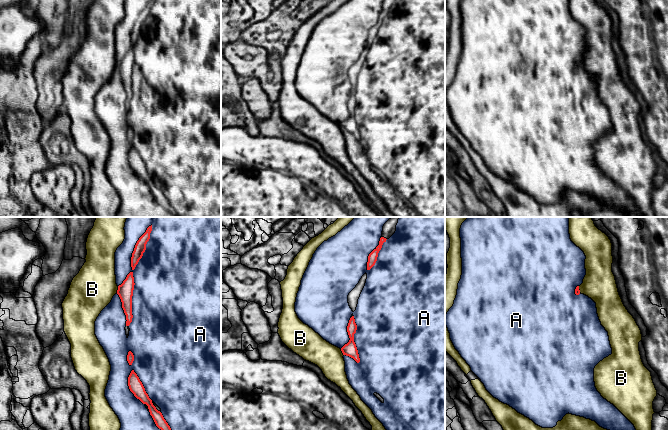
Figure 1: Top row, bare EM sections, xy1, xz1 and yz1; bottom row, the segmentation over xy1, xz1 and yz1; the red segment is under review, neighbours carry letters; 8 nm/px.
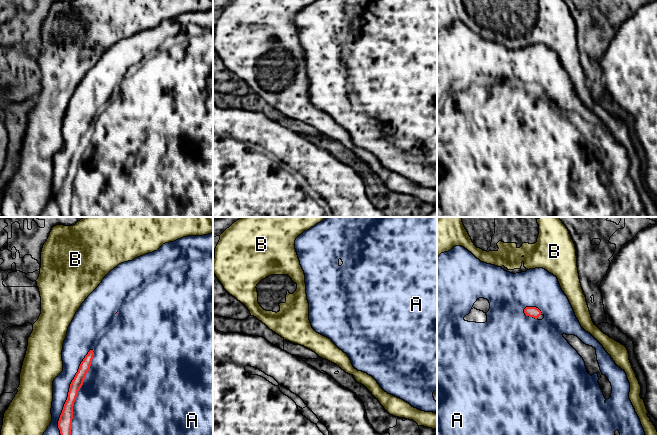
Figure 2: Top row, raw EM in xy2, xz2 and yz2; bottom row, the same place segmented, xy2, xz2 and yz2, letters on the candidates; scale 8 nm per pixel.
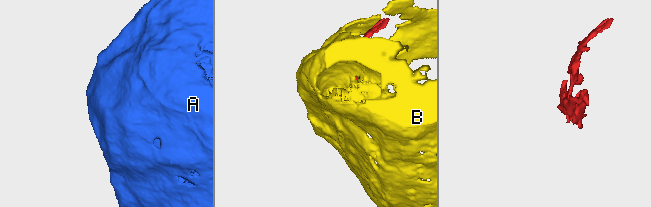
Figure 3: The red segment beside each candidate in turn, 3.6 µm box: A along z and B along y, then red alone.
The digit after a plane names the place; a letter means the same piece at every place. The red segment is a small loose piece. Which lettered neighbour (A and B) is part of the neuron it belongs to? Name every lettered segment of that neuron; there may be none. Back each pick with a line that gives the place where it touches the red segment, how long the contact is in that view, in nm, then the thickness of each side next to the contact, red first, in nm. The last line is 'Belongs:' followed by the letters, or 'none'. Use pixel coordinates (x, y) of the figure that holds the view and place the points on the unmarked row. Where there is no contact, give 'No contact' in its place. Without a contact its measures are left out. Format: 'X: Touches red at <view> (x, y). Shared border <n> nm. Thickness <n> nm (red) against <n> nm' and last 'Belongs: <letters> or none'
A: Touches red at xy2 (68, 170). Shared border 750 nm. Thickness 110 nm (red) against 360 nm
Belongs: A

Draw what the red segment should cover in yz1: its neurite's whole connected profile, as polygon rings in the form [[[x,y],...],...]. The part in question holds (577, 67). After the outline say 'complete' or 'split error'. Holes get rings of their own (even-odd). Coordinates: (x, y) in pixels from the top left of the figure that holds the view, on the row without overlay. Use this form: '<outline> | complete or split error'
[[[462,0],[460,4],[462,51],[458,59],[453,82],[445,93],[450,115],[471,147],[481,156],[486,166],[500,178],[509,181],[518,189],[532,196],[542,204],[553,204],[566,190],[572,190],[595,197],[600,203],[623,211],[628,217],[642,217],[634,201],[597,167],[594,158],[594,144],[612,130],[608,108],[601,101],[596,79],[581,70],[579,62],[586,51],[584,28],[570,15],[569,0]]] | split error

